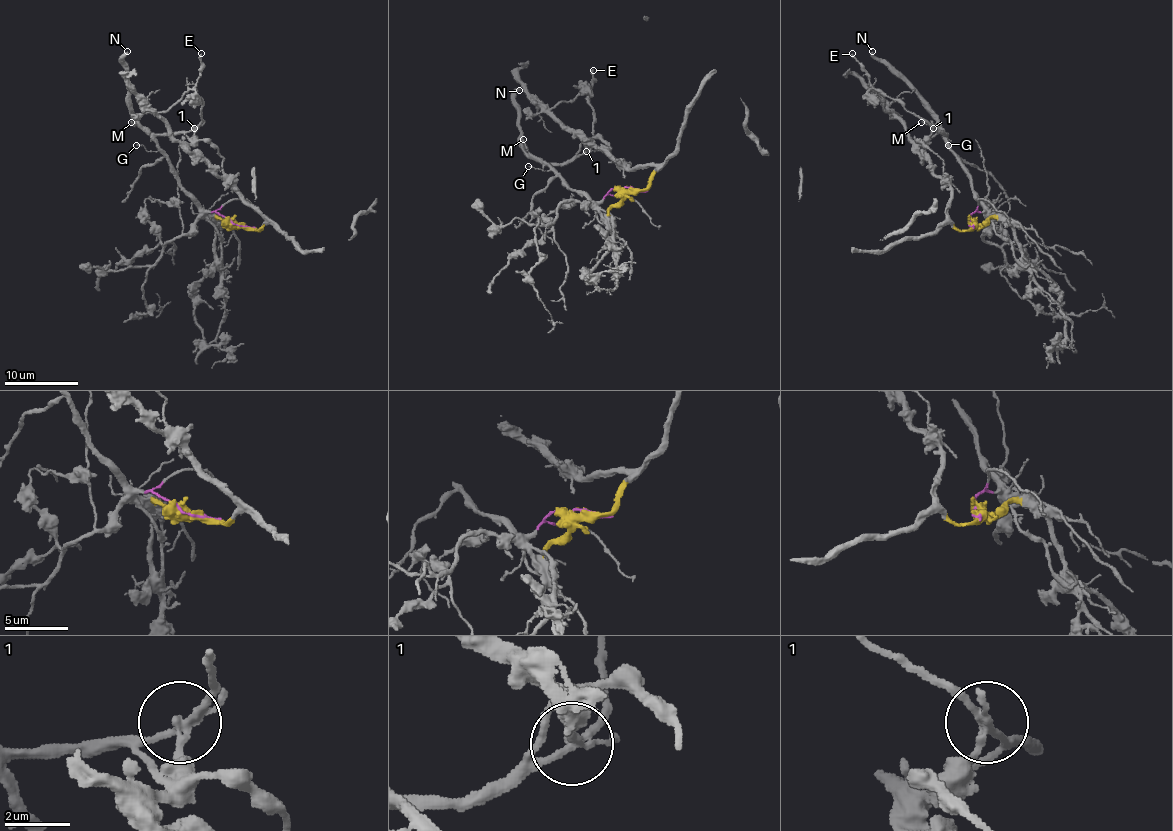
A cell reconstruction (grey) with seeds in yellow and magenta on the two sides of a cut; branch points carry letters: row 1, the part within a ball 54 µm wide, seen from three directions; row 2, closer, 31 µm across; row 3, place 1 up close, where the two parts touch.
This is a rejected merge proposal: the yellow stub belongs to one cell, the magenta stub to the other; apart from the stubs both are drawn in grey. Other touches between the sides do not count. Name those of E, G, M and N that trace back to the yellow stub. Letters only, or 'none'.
none

